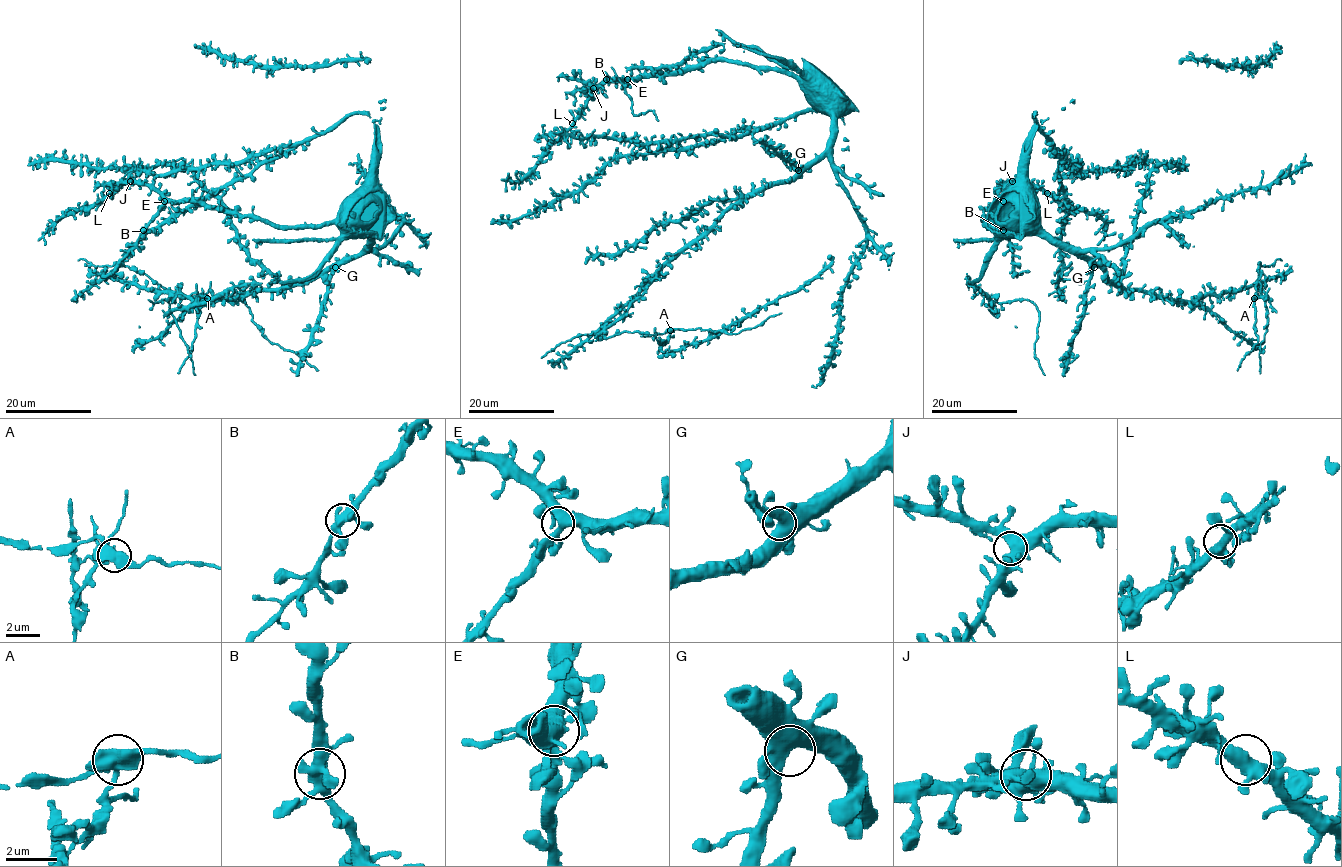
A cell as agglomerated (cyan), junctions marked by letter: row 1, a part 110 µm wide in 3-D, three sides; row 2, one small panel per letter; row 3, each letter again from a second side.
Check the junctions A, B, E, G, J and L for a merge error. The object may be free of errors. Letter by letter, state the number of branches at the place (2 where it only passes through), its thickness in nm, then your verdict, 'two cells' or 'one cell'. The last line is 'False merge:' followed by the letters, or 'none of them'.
A: 4 | 500 nm | two cells
B: 4 | 460 nm | one cell
E: 4 | 480 nm | one cell
G: 4 | 500 nm | one cell
J: 4 | 500 nm | one cell
L: 4 | 440 nm | one cell
False merge: A

